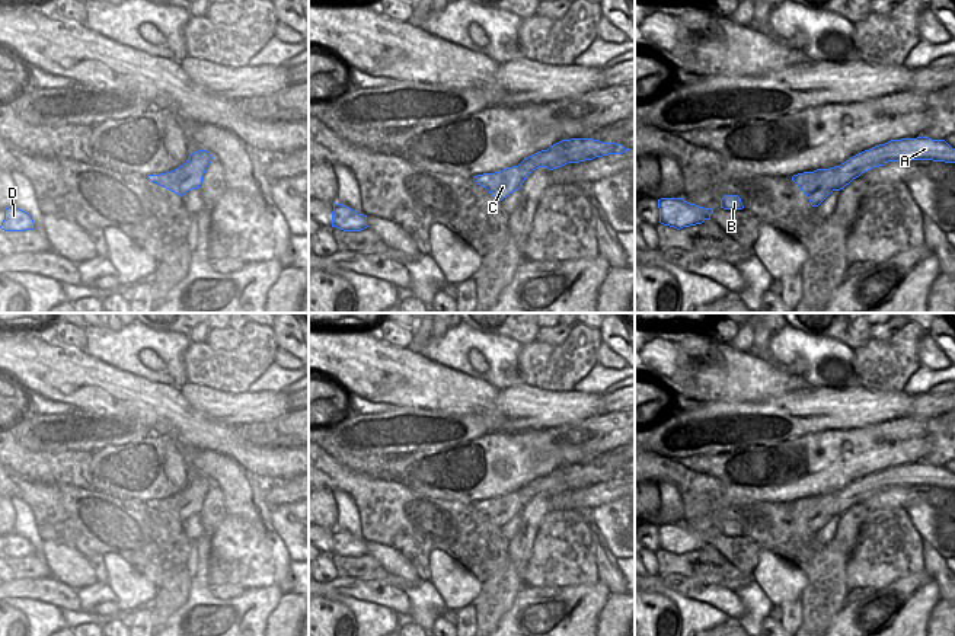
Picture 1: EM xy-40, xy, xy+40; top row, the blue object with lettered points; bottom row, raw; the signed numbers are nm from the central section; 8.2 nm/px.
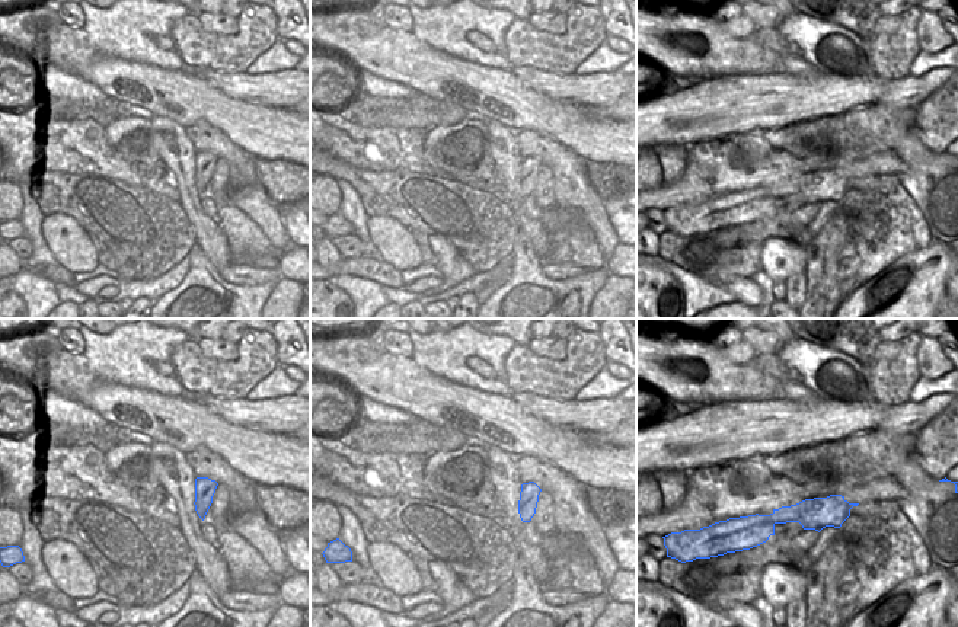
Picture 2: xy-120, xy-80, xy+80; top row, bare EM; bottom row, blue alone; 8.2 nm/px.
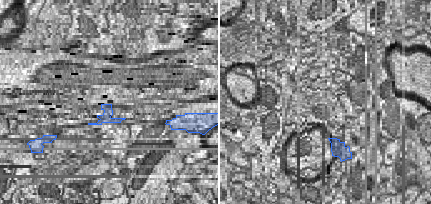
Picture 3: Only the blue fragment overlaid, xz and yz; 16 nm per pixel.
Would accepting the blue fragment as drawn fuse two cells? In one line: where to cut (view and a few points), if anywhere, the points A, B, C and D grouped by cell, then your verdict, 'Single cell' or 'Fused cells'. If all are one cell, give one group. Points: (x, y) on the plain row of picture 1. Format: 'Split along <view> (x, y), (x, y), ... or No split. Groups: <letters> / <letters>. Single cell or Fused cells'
Split along xy+40 (840, 491), (847, 497), (858, 497), (861, 499). Groups: A / B C D. Fused cells

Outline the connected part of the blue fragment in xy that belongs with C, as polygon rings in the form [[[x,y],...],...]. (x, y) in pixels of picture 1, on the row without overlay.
[[[512,492],[501,498],[478,501],[473,506],[488,515],[496,527],[502,527],[521,514],[526,502],[524,498],[520,496],[520,492]]]

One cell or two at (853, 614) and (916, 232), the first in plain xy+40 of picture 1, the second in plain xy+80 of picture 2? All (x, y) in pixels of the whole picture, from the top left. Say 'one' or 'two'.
two

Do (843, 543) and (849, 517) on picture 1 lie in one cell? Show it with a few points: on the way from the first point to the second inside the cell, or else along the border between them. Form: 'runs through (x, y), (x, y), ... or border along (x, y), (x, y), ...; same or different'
runs through (846, 537), (849, 523); same

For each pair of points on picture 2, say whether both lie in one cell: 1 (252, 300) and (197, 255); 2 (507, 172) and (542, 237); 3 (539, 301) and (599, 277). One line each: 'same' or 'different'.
1: same
2: same
3: same

